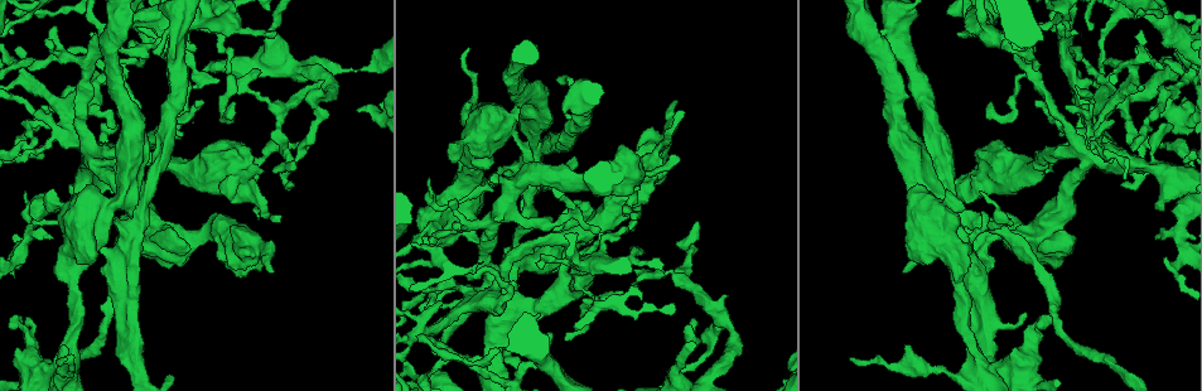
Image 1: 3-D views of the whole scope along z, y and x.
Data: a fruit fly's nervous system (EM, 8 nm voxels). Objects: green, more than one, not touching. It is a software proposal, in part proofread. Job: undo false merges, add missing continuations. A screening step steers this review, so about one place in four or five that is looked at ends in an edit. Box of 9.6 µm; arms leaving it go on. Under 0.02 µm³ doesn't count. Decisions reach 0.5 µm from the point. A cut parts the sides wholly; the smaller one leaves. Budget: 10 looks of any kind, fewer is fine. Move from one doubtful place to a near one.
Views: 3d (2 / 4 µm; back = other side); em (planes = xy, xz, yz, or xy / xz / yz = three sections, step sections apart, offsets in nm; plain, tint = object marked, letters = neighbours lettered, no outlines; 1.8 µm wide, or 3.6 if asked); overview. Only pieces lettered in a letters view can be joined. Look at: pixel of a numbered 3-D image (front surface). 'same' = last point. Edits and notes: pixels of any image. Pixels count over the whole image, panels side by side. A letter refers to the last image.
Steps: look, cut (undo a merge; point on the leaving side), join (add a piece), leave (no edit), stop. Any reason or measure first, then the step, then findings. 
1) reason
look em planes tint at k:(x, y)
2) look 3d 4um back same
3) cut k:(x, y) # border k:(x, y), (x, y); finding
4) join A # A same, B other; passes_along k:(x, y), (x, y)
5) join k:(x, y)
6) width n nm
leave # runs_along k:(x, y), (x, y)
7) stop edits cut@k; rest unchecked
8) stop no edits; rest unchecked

branch stops here
look em planes plain at 1:(660, 276)

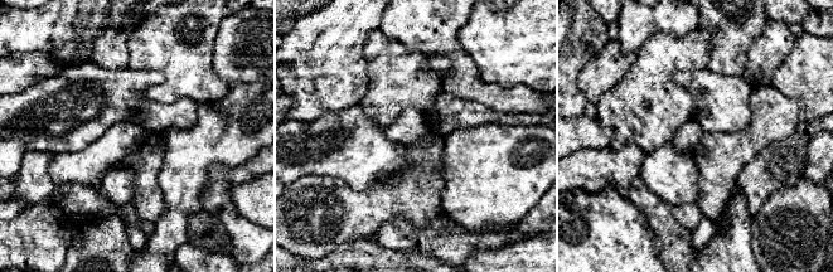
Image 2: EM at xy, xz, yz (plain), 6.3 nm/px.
look em planes letters same

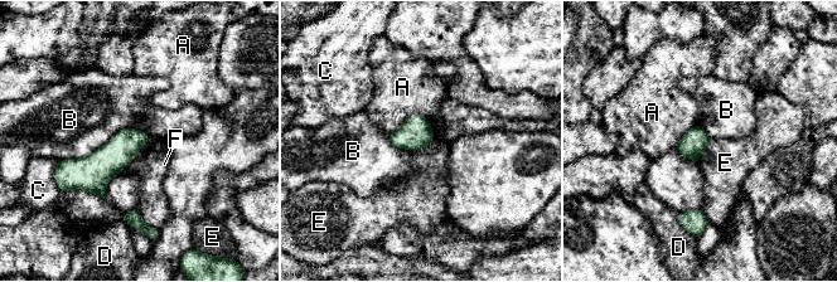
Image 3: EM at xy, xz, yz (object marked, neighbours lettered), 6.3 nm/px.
leave # A other, B other, C other, D other, E other, F other; border 3:(150, 137), (120, 171); no lettered piece goes on from it

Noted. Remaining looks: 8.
calibre changes
look 3d 4um at 1:(1091, 159)

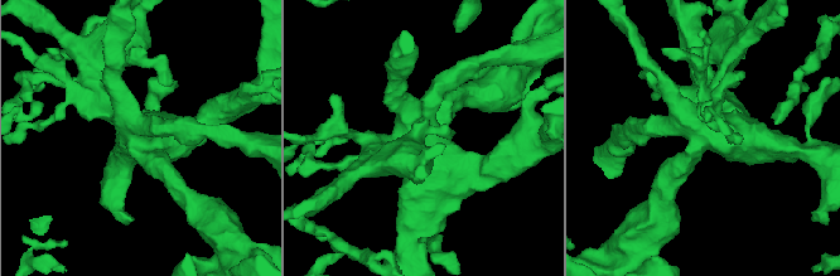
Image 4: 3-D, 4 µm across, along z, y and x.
need the tissue
look em 3.6um planes plain at 4:(706, 131)

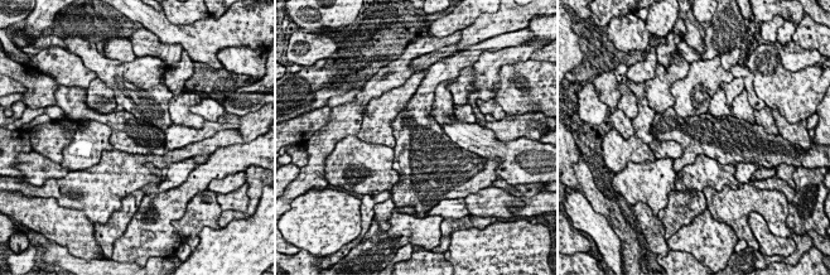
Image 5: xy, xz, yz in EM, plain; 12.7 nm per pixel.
what lies round it
look em 3.6um planes letters same

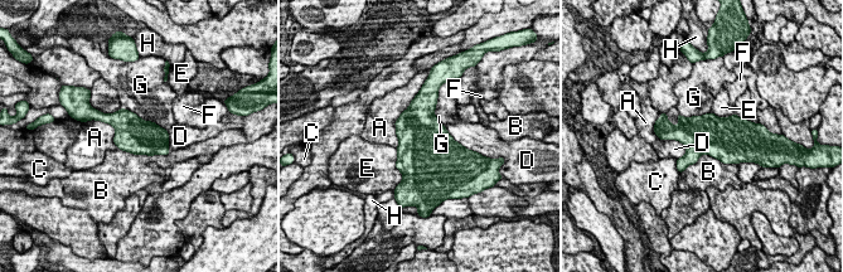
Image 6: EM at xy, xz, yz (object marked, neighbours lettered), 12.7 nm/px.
longest_contact A 800 nm
leave # A other, B other, C other, D other, E other, F other, G other, H other; all the same neuron

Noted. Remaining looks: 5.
three-way junction
look em xz step 16 tint at 1:(582, 276)

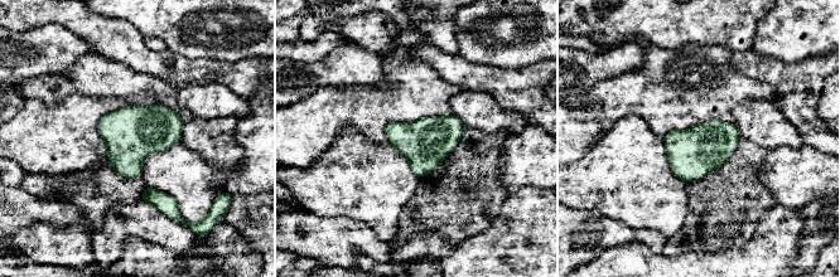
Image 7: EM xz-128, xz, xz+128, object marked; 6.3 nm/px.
another direction
look em planes letters same

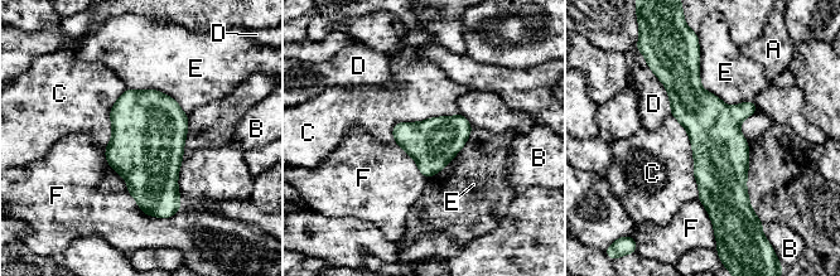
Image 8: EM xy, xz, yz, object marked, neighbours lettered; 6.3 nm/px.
leave # A other, B other, C other, D other, E other, F other; border 8:(671, 114), (688, 132), (698, 198); one neuron here

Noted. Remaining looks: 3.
branch stops here
look em xy step 16 letters at 1:(292, 162)

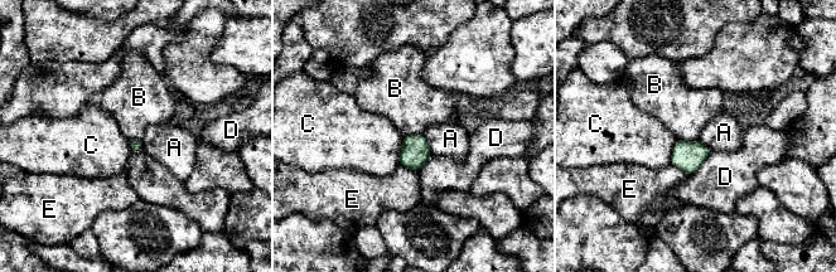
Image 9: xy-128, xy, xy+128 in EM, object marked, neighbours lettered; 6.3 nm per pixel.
leave # A other, B other, C other, D other, E other; border 9:(677, 139), (699, 140); no lettered piece goes on from it

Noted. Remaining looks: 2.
stop no edits; rest unchecked

